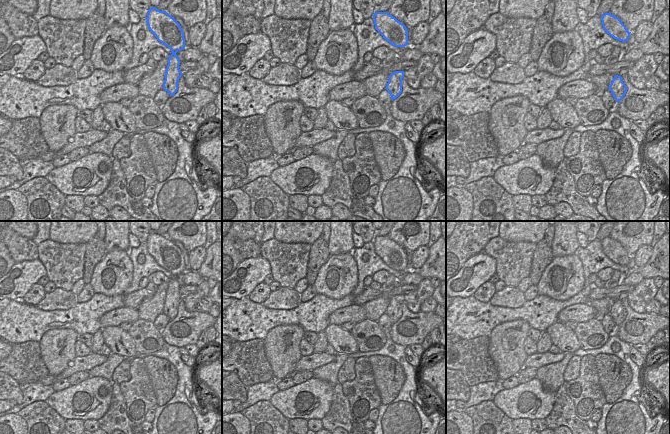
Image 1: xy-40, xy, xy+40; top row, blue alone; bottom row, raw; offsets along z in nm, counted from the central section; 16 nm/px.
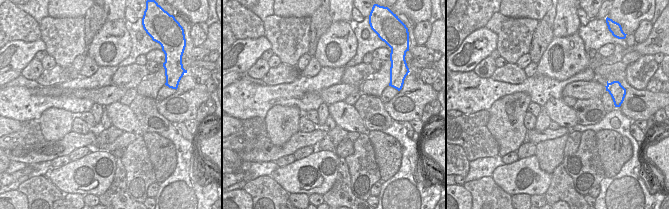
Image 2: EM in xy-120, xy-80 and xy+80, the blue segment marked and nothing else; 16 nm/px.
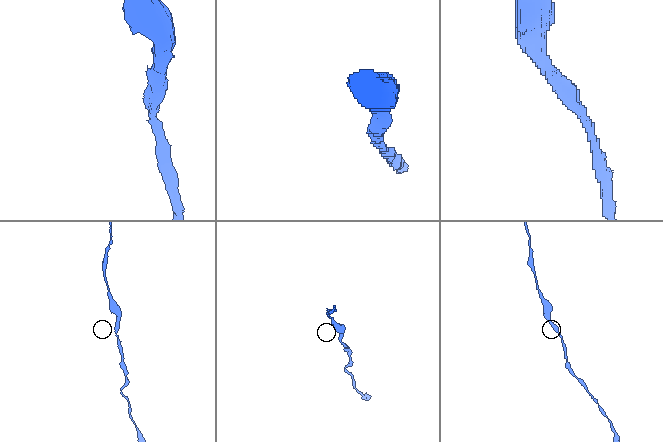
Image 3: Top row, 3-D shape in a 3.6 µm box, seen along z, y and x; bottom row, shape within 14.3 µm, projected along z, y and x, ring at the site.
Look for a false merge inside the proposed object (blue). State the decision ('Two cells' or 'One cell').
One cell.

